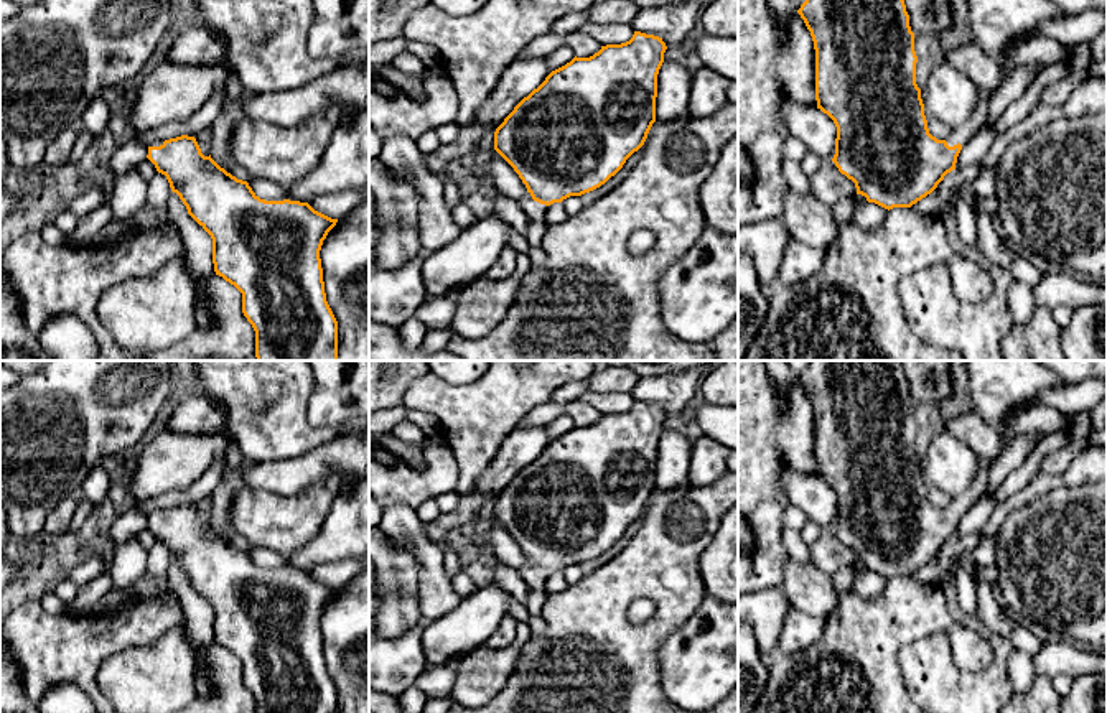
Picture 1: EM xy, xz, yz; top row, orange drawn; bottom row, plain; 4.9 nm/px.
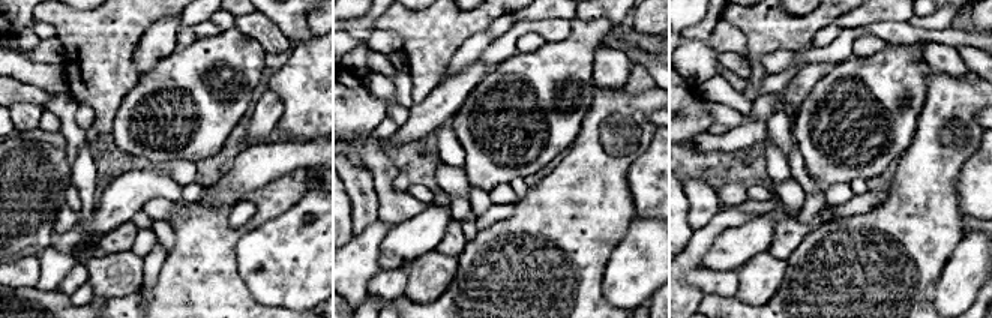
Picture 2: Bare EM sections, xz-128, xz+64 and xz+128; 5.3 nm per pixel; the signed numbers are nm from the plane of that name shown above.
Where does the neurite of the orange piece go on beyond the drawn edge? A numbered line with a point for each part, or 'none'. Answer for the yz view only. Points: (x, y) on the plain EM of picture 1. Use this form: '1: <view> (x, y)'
1: yz (962, 503)

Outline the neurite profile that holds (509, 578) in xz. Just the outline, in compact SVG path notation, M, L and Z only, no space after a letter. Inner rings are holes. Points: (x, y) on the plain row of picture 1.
M497 562L494 568L494 580L502 585L502 588L519 599L522 604L525 604L529 586L527 583L521 578L519 570L511 568L507 565L502 565Z

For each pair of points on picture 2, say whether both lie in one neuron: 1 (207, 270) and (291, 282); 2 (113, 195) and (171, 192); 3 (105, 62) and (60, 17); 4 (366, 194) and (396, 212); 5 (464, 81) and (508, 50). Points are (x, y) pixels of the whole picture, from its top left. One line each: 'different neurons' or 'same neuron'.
1: different neurons
2: same neuron
3: same neuron
4: different neurons
5: different neurons

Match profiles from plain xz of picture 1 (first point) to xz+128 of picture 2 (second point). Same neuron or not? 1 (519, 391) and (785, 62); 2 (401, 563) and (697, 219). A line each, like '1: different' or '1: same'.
1: different
2: same

